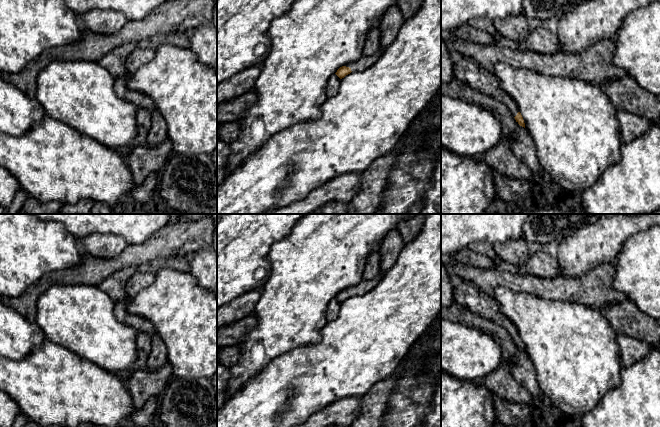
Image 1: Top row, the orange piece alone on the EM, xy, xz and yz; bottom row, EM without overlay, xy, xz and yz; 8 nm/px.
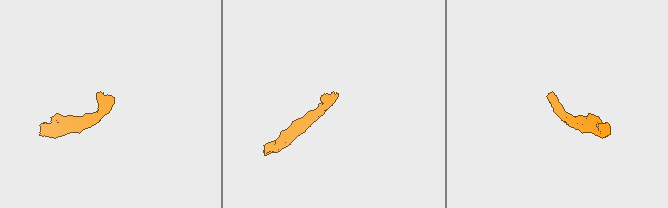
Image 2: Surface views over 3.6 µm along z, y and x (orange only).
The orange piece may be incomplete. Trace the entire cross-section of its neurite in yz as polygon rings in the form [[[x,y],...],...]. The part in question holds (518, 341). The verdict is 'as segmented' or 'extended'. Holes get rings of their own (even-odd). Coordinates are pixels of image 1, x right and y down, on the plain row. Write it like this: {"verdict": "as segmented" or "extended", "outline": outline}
{"verdict": "extended", "outline": [[[451,273],[454,301],[479,316],[489,319],[504,328],[514,340],[516,346],[525,352],[525,347],[515,325],[502,313],[494,297],[480,290],[473,283]]]}

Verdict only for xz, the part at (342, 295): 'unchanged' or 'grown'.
grown

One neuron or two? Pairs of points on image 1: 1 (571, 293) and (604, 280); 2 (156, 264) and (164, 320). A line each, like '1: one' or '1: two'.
1: one
2: two

